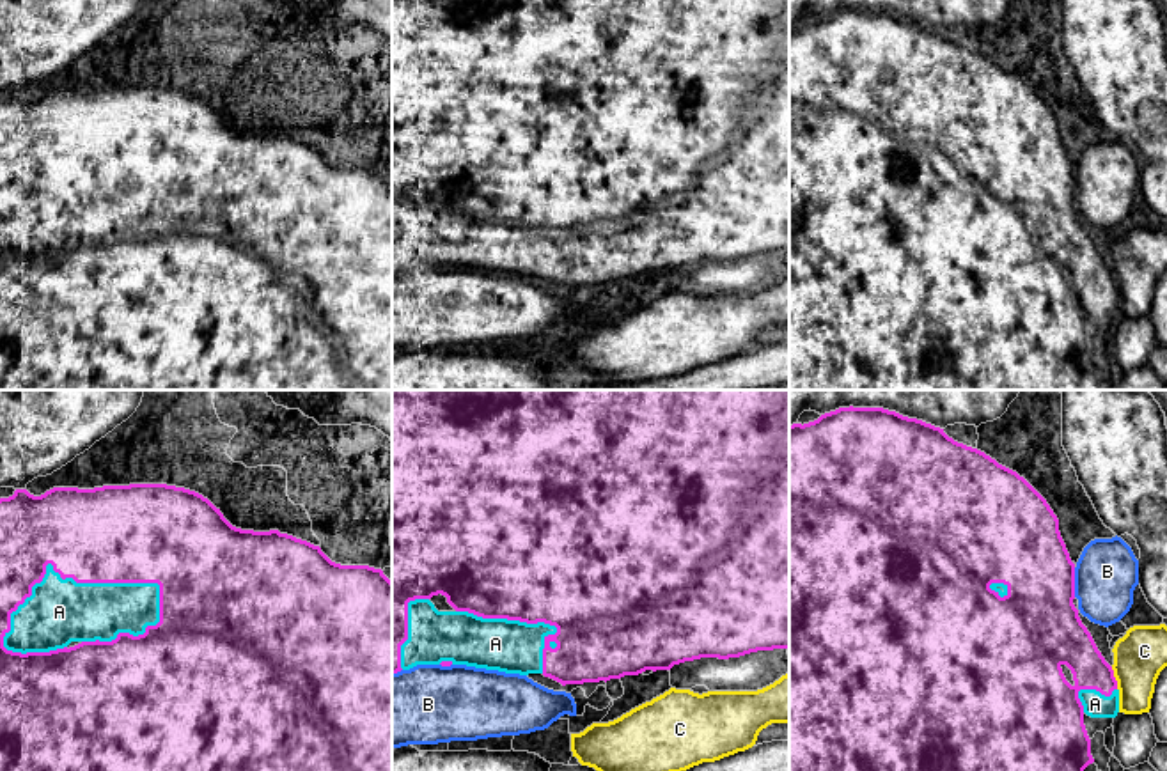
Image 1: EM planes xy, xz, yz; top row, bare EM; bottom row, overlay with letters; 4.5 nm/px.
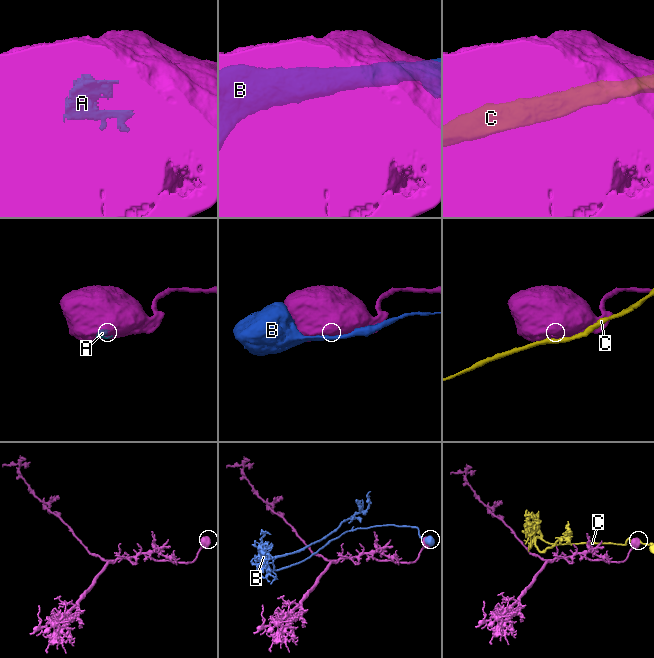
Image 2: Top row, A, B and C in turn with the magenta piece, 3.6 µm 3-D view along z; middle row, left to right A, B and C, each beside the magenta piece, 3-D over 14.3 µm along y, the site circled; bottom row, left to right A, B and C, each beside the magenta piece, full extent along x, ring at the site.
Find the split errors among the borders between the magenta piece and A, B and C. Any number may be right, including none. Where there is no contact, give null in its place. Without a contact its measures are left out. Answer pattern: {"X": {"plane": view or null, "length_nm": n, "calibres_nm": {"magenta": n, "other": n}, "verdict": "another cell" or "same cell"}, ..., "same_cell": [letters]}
{"A": {"plane": "xy", "length_nm": 750, "calibres_nm": {"magenta": 440, "other": 300}, "verdict": "same cell"}, "B": {"plane": "yz", "length_nm": 140, "calibres_nm": {"magenta": 380, "other": 280}, "verdict": "another cell"}, "C": {"plane": "yz", "length_nm": 110, "calibres_nm": {"magenta": 190, "other": 240}, "verdict": "another cell"}, "same_cell": ["A"]}

